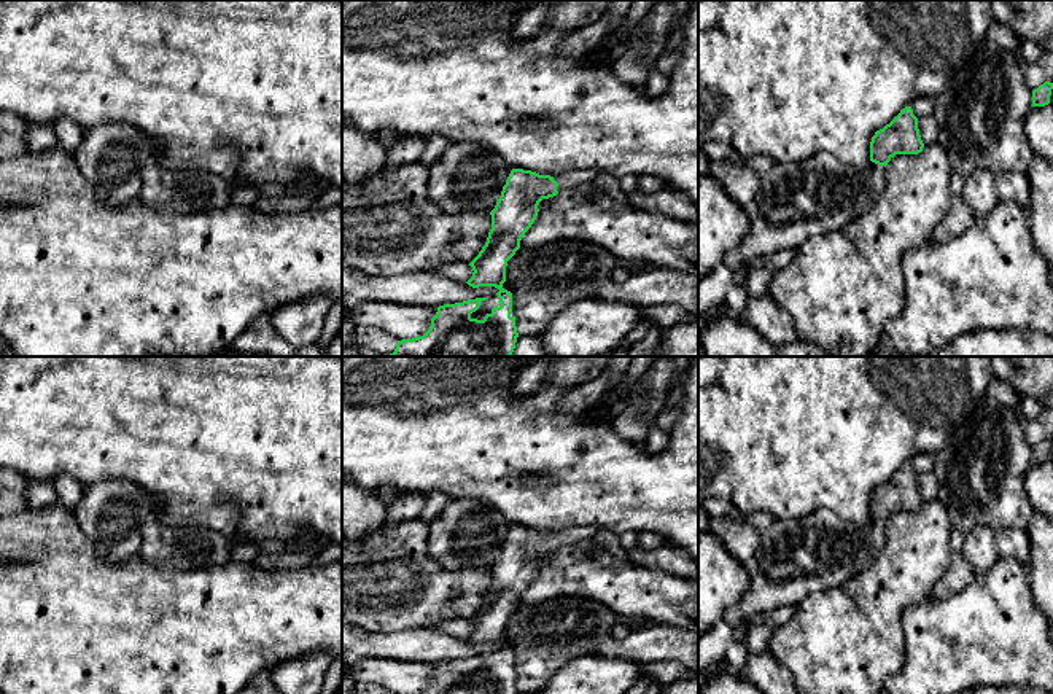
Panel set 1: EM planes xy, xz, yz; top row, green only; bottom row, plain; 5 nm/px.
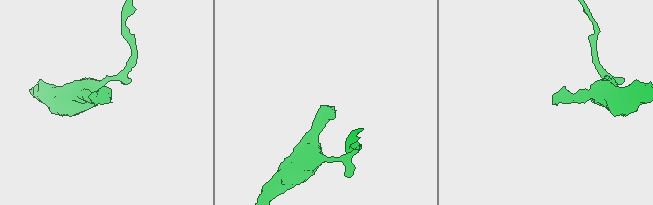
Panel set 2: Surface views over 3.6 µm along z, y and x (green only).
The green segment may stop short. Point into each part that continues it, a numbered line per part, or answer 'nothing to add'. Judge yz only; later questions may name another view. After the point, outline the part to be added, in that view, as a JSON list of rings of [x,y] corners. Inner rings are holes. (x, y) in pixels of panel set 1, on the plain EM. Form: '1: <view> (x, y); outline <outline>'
1: yz (796, 557); outline [[[827,508],[798,519],[775,519],[760,532],[760,544],[744,563],[751,578],[748,592],[719,624],[698,638],[698,673],[725,661],[735,629],[752,616],[768,614],[778,606],[797,606],[808,594],[843,586],[870,567],[886,546],[886,533],[884,522],[870,519],[865,525],[848,524]]]

